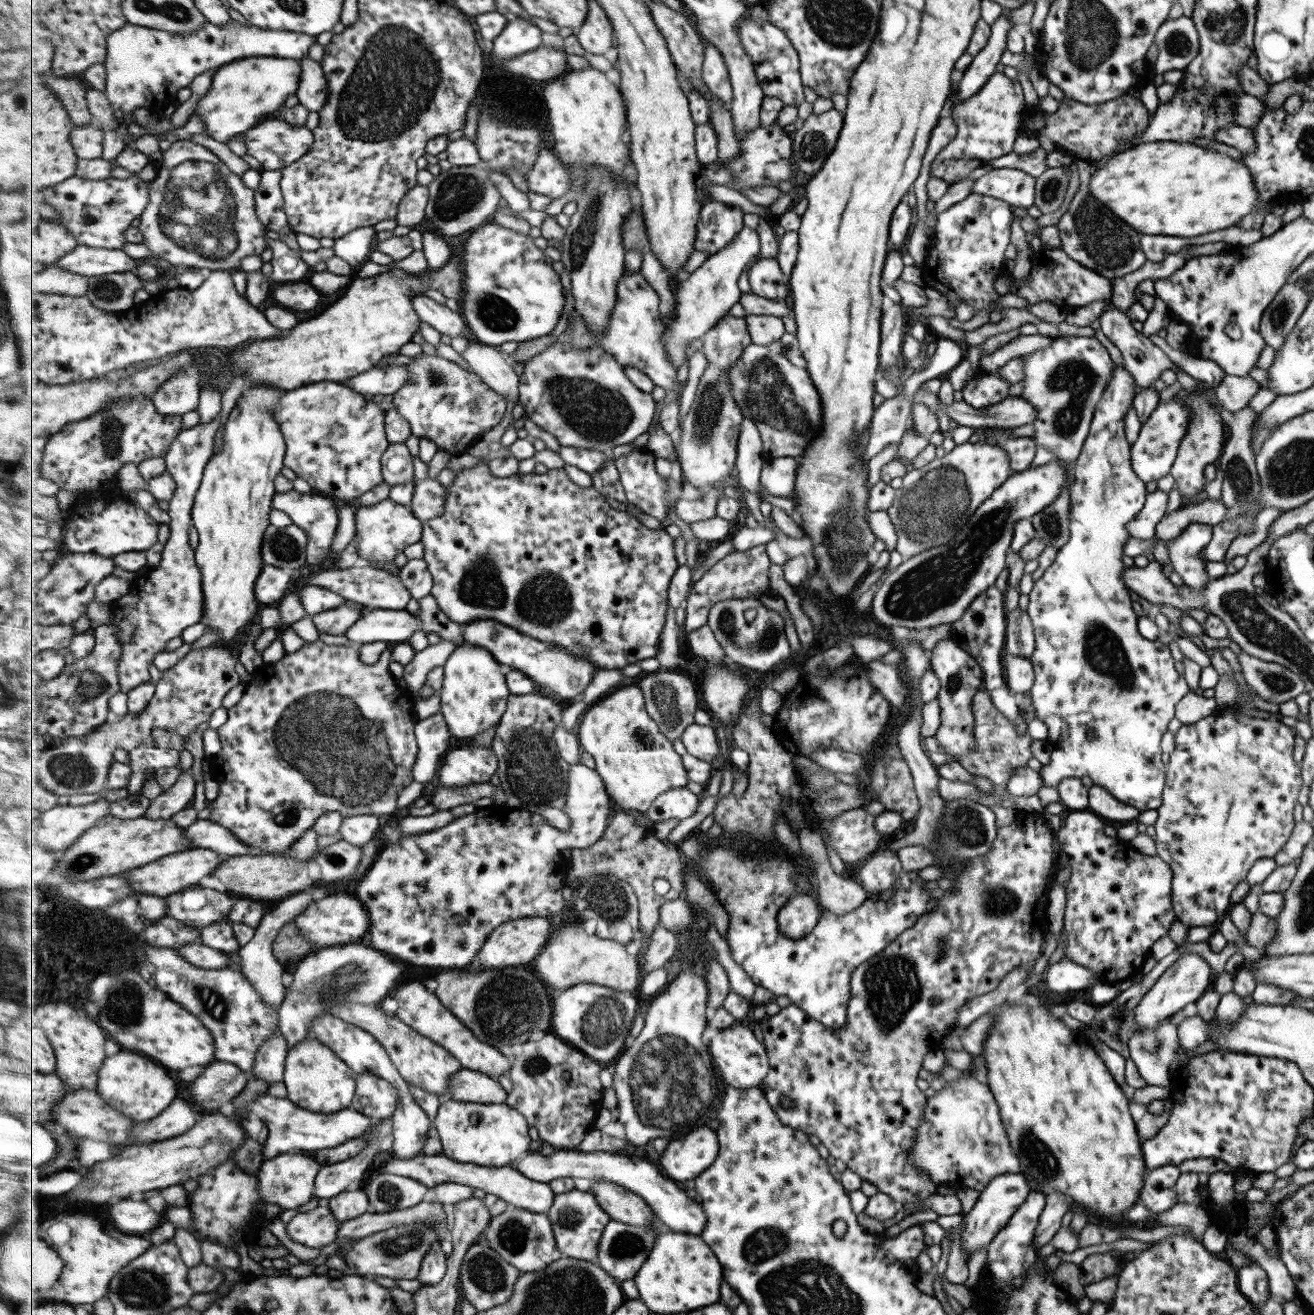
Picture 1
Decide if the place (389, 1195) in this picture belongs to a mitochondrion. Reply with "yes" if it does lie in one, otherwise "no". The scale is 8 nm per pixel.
yes

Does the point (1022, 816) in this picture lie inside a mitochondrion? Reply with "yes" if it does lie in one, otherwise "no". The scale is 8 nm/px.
no

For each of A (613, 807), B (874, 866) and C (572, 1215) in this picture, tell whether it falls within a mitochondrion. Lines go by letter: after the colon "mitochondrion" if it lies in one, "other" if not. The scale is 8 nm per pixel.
A: other
B: other
C: mitochondrion

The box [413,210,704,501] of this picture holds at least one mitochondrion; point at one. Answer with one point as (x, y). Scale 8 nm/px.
(597, 413)

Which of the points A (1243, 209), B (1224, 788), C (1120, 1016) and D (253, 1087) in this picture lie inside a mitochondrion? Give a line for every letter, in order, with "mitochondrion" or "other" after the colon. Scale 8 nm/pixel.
A: other
B: mitochondrion
C: other
D: other

